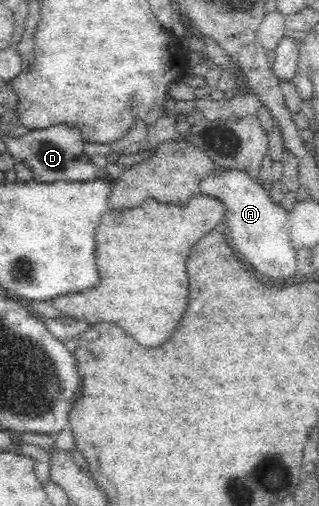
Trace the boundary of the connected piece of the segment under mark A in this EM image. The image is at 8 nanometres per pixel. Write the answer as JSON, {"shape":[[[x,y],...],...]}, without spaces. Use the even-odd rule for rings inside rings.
{"shape":[[[213,164],[210,173],[198,181],[197,193],[219,198],[226,205],[225,223],[231,231],[233,245],[246,258],[244,261],[253,263],[253,267],[267,277],[292,279],[295,254],[290,242],[287,211],[268,196],[267,185],[257,183],[256,175],[245,169]]]}

